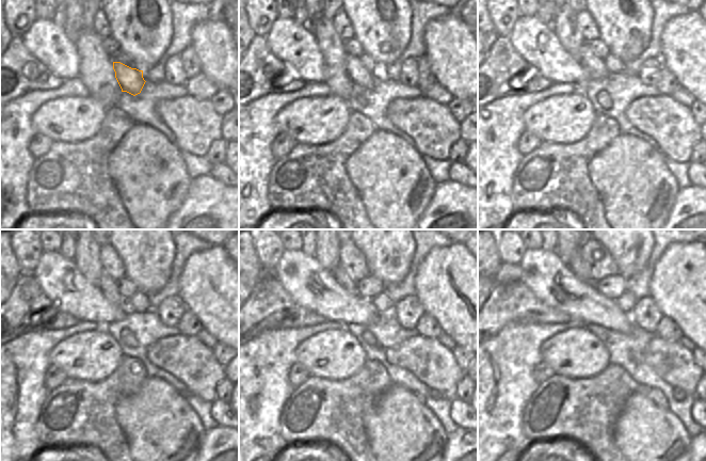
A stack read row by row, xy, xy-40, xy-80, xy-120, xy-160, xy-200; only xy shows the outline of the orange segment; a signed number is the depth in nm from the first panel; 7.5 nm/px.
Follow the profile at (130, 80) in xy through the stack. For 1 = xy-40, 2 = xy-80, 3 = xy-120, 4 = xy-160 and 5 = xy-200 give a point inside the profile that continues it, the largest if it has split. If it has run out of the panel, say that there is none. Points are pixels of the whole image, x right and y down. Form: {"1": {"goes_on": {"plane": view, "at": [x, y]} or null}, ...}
{"1": {"goes_on": {"plane": "xy-40", "at": [359, 75]}}, "2": {"goes_on": {"plane": "xy-80", "at": [594, 65]}}, "3": {"goes_on": {"plane": "xy-120", "at": [107, 284]}}, "4": {"goes_on": {"plane": "xy-160", "at": [339, 273]}}, "5": {"goes_on": {"plane": "xy-200", "at": [576, 264]}}}

